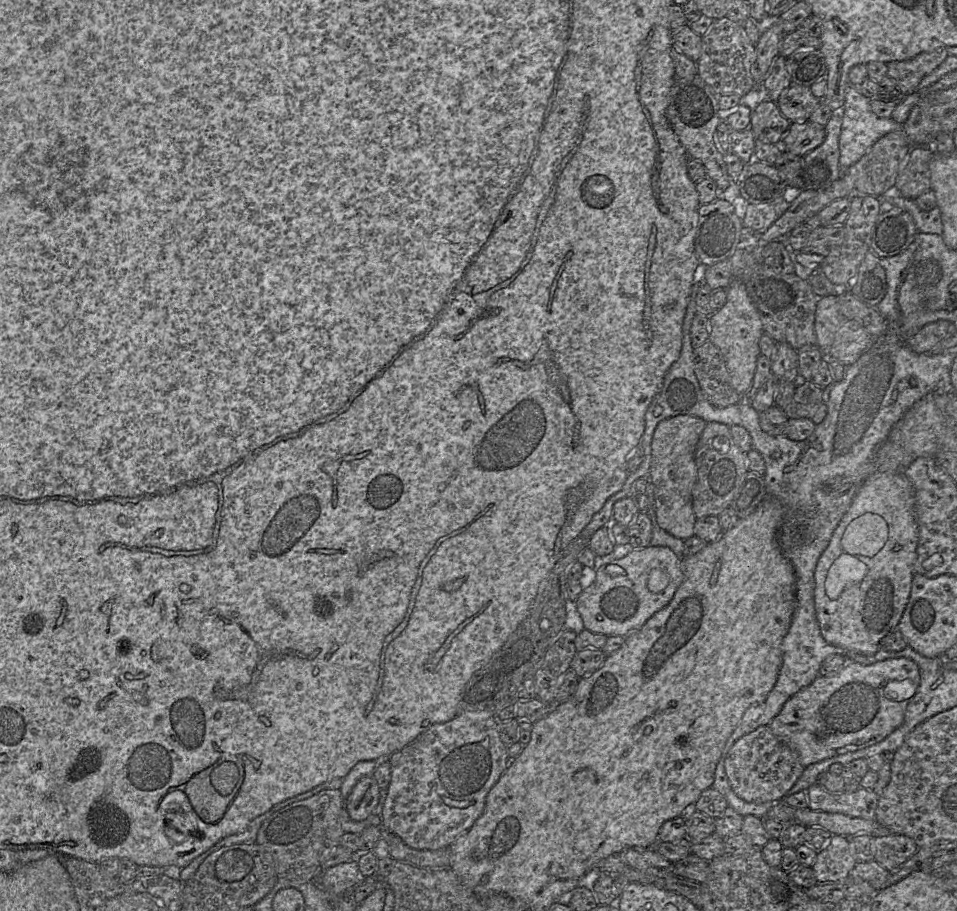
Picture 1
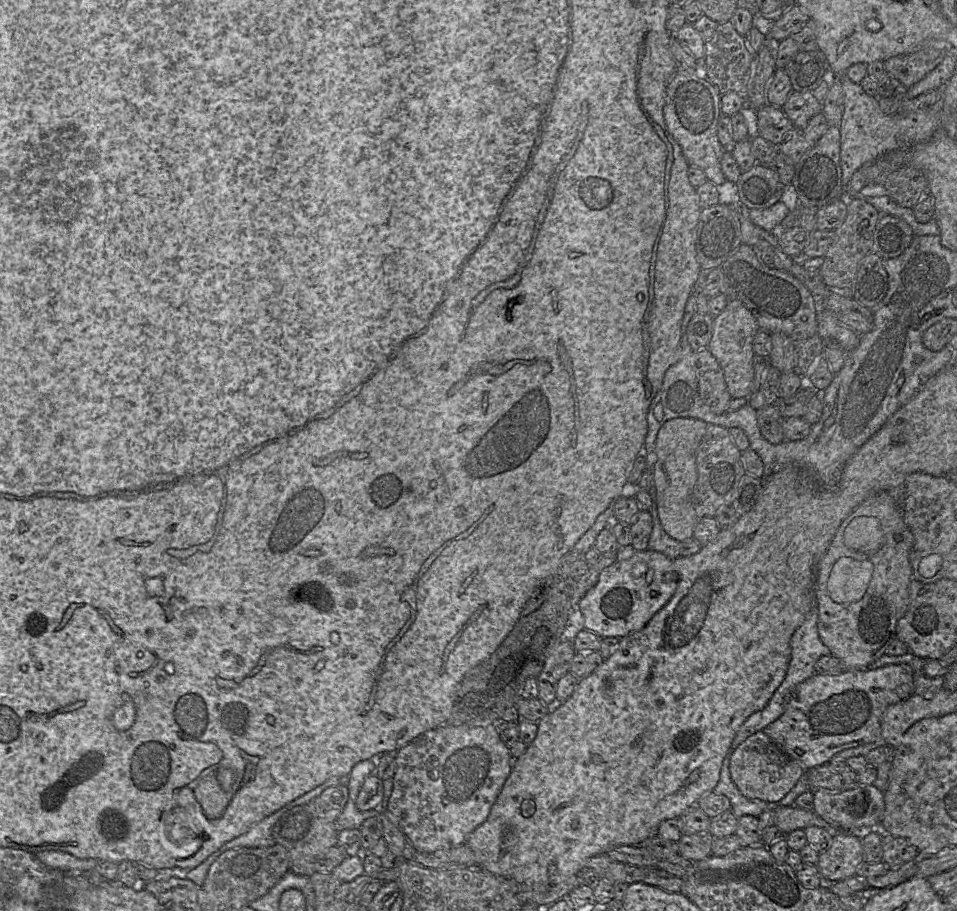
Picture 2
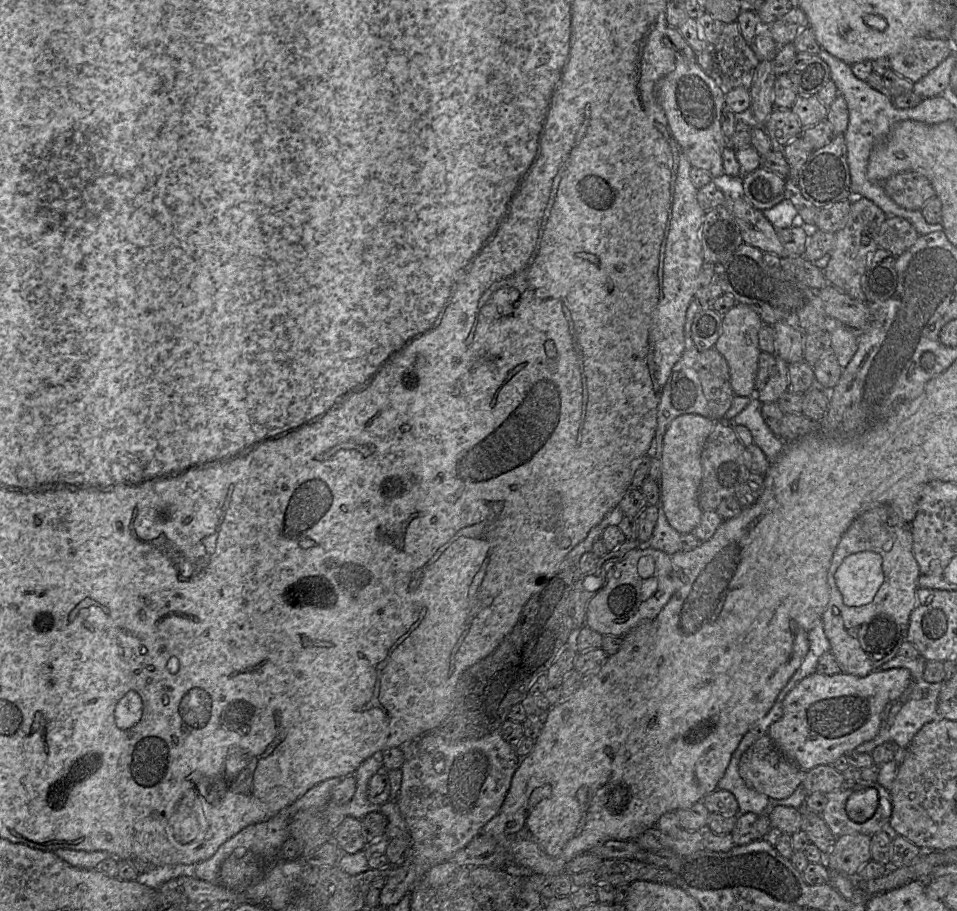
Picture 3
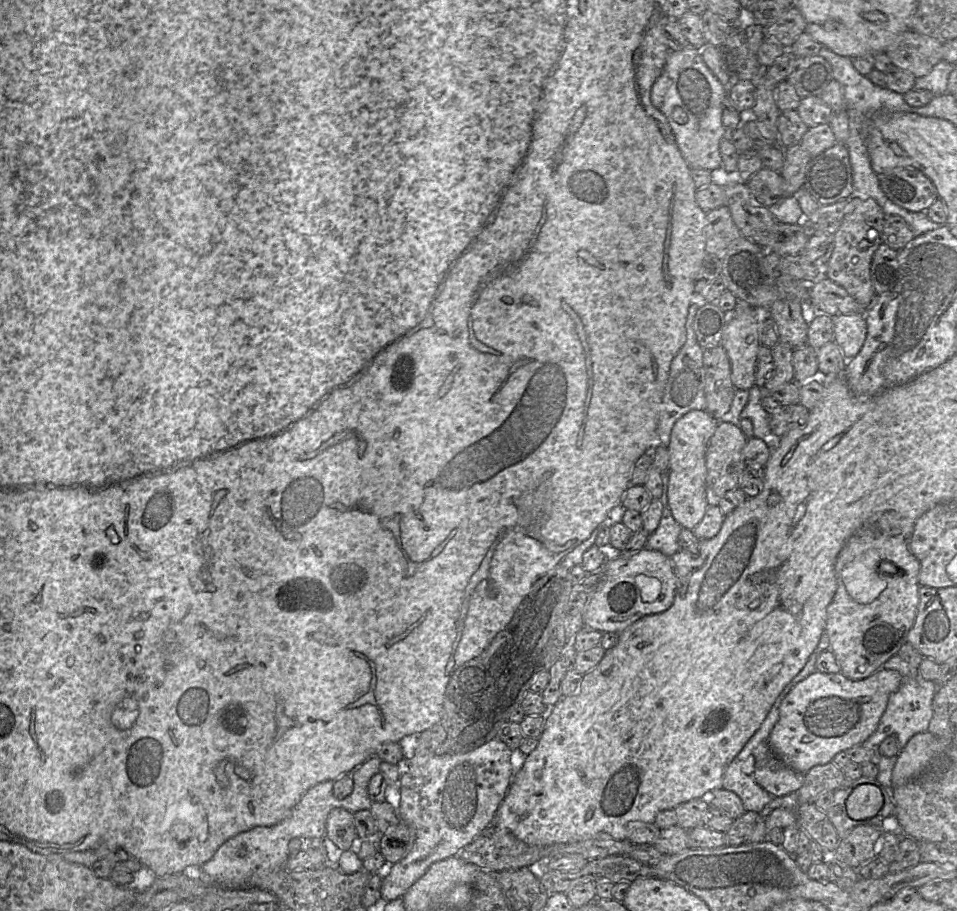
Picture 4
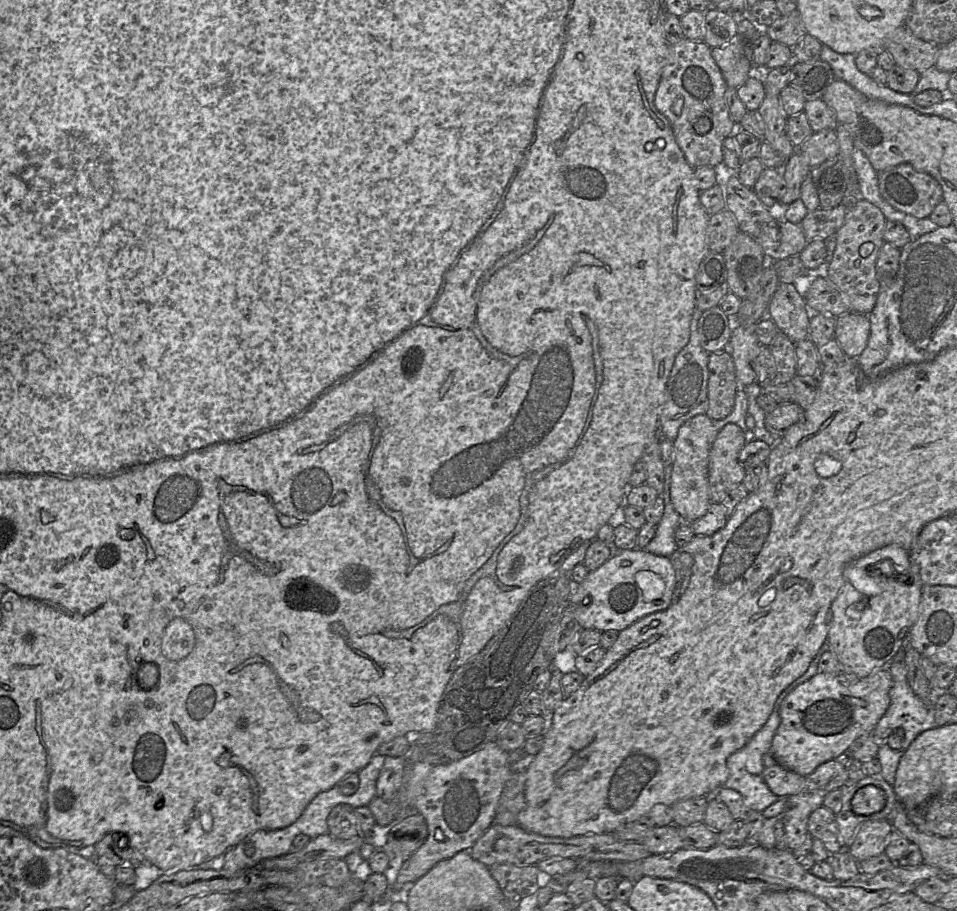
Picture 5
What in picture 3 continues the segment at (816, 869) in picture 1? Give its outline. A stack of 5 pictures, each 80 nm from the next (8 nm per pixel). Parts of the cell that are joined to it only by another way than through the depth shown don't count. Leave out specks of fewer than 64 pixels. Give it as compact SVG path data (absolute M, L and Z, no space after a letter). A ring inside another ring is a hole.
M852 833L840 836L825 855L825 864L830 872L856 877L862 866L871 860L870 845L870 835Z

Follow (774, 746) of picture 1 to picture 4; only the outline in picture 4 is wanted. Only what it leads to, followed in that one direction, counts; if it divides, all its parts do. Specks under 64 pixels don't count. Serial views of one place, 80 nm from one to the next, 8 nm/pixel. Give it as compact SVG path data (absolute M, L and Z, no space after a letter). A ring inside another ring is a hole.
M769 742L754 749L755 771L753 779L767 792L778 797L797 792L803 785L804 774L784 764L773 752Z

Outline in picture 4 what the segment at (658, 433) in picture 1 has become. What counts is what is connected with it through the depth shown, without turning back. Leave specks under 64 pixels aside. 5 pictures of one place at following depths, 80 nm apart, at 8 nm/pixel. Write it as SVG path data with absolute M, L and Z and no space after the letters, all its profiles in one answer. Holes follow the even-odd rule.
M692 410L678 419L673 426L669 451L667 498L673 518L686 529L694 529L703 519L708 508L706 499L706 450L715 433L718 420L706 410Z

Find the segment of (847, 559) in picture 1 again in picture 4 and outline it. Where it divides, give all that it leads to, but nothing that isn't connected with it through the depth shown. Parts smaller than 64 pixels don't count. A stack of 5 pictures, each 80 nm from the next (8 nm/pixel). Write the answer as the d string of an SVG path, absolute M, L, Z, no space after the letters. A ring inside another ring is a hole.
M868 549L848 563L840 574L850 597L859 604L869 604L888 585L889 575L878 569L882 561L878 551Z

